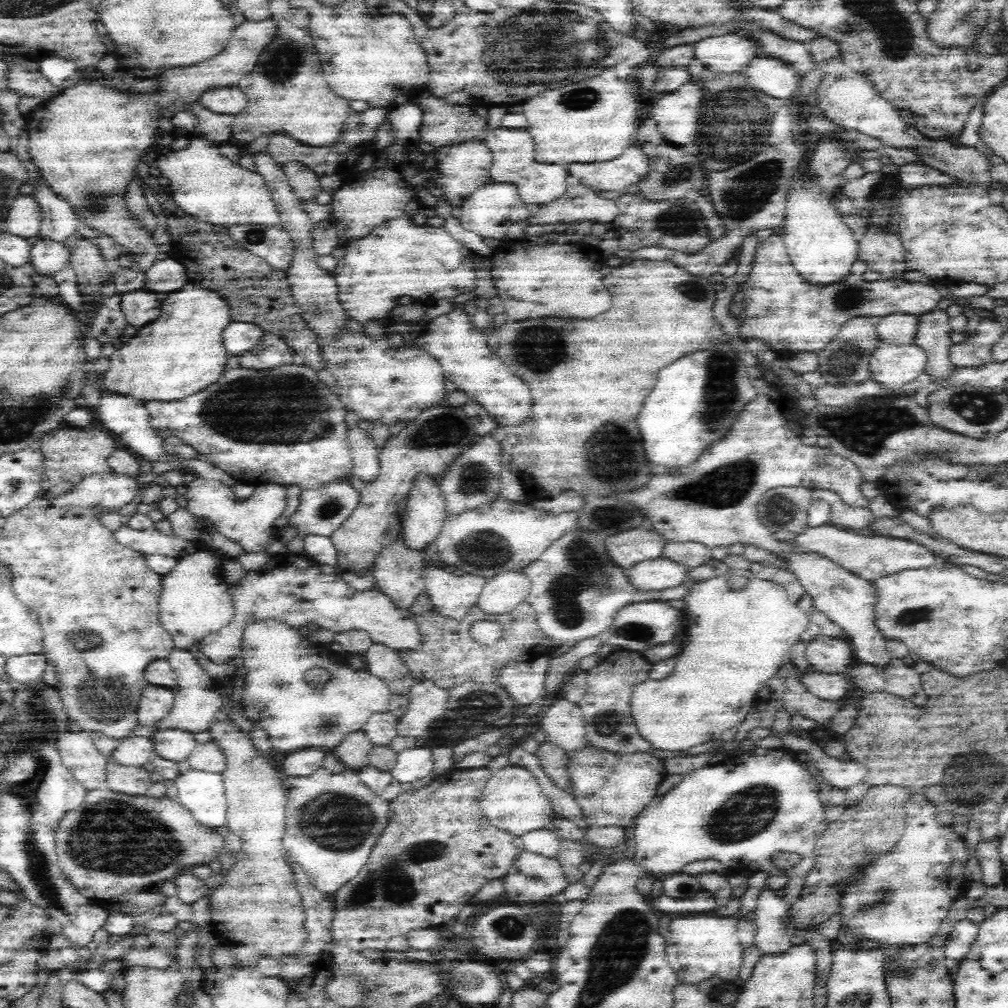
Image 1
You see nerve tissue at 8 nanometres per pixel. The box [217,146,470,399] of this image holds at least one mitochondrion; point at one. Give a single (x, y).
(254, 234)

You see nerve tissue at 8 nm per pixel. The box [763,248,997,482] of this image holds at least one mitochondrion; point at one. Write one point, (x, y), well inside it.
(864, 431)

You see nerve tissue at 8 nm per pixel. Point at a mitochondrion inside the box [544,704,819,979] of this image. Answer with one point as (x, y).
(729, 823)

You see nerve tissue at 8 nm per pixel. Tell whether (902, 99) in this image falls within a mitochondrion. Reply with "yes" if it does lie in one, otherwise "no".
no

